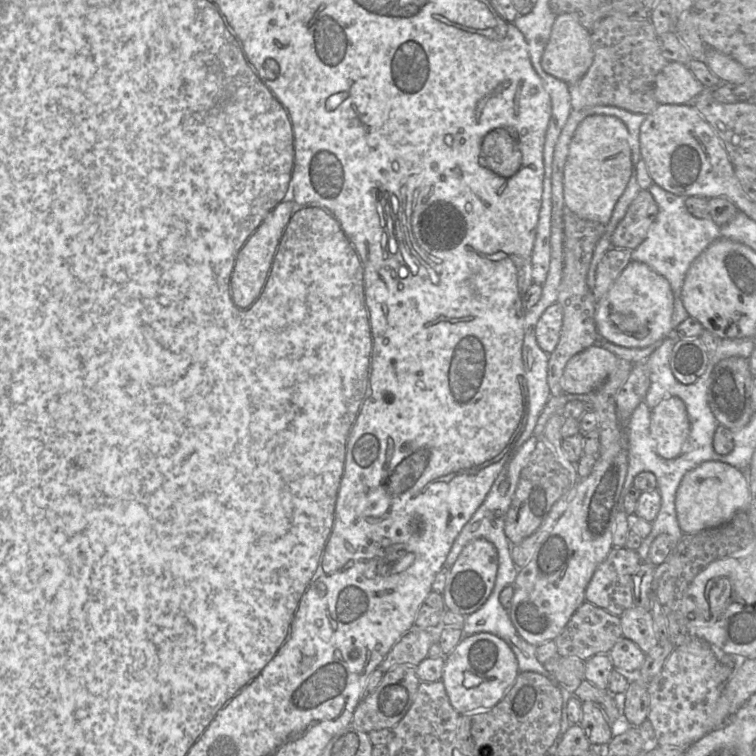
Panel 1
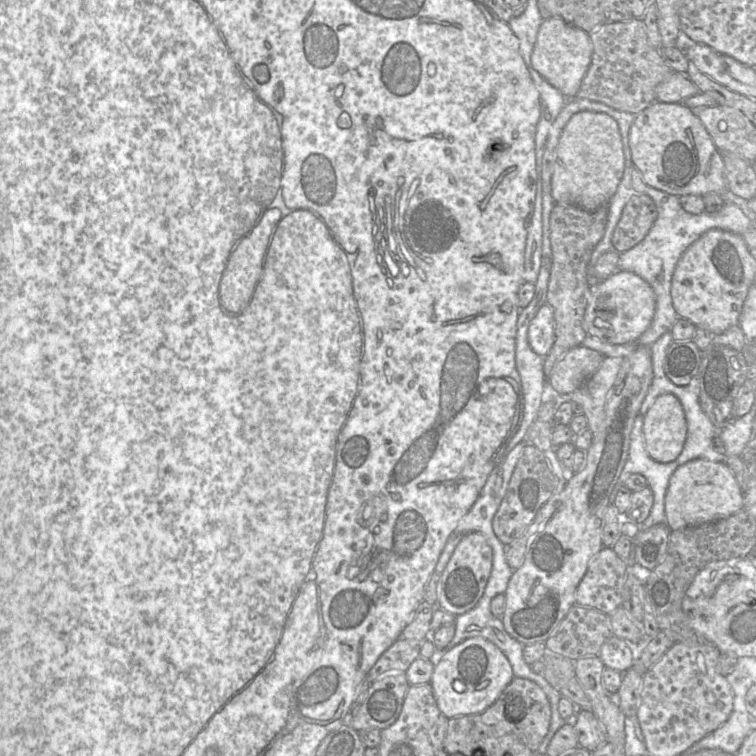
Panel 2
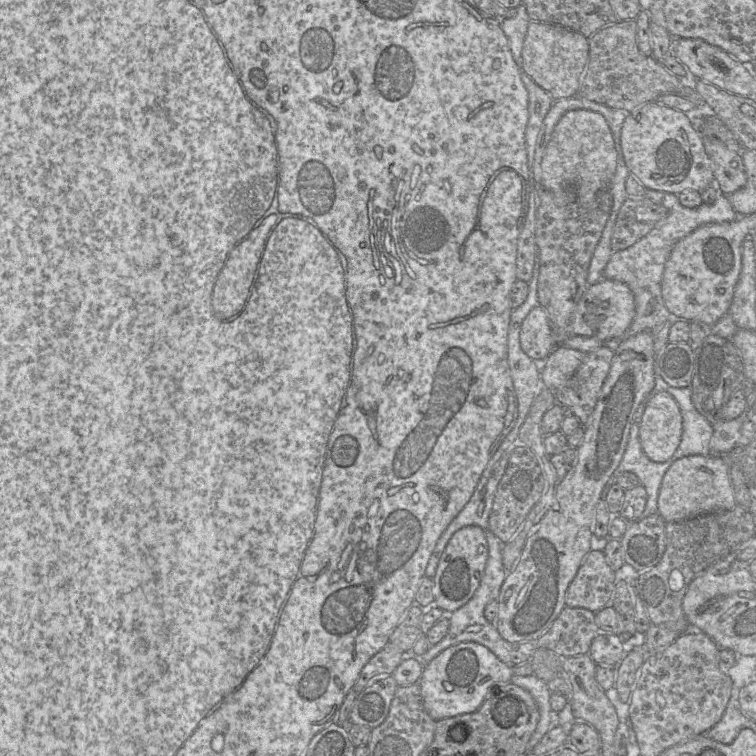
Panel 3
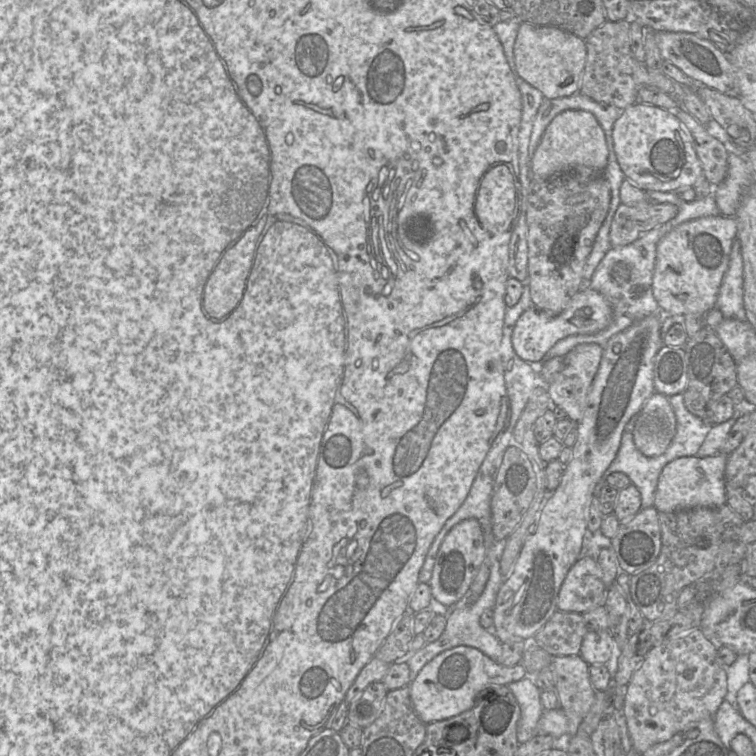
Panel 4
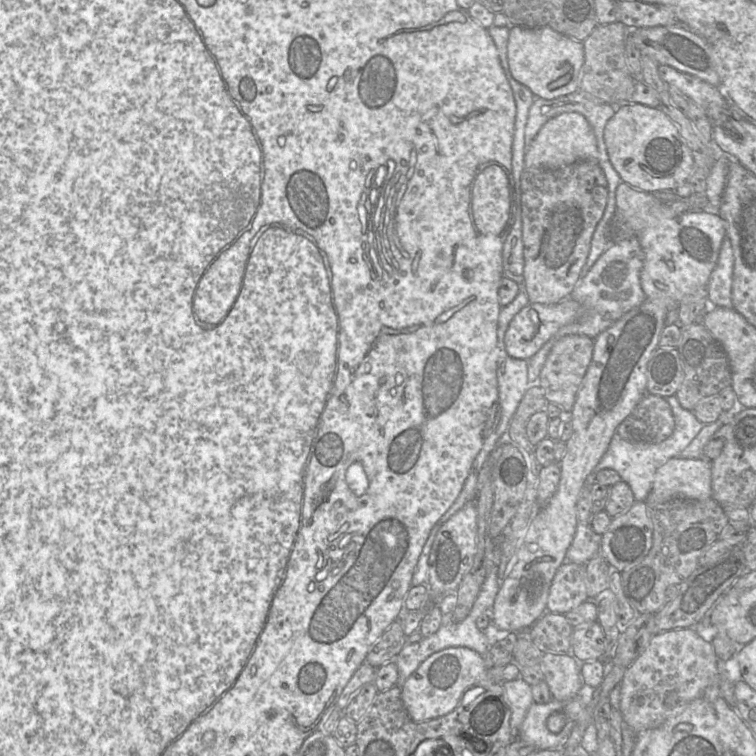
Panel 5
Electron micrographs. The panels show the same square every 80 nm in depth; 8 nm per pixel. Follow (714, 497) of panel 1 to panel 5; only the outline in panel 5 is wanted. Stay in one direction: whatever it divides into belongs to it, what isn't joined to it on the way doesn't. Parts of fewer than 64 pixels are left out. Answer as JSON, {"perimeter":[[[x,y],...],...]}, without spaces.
{"perimeter":[[[671,458],[655,475],[649,502],[664,503],[676,498],[712,499],[712,471],[708,459]]]}

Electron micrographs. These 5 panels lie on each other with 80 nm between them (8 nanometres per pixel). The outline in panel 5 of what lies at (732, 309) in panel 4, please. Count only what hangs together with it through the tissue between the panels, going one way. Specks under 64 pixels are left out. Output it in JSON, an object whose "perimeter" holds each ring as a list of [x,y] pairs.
{"perimeter":[[[725,237],[716,267],[712,271],[706,287],[706,297],[712,307],[733,309],[731,301],[732,274],[733,253],[730,240]]]}

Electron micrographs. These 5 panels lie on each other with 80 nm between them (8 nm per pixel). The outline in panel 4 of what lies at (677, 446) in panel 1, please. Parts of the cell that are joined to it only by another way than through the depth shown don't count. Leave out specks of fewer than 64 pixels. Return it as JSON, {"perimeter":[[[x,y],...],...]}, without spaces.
{"perimeter":[[[654,392],[643,404],[633,430],[637,449],[647,457],[662,455],[676,433],[676,417],[668,397]]]}

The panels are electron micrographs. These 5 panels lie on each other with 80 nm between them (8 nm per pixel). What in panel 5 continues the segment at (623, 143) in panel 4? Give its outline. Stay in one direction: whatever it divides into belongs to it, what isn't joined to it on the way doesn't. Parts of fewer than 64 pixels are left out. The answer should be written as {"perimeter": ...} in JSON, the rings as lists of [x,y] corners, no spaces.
{"perimeter":[[[621,103],[605,126],[604,141],[610,162],[621,182],[644,192],[672,189],[687,182],[695,167],[692,152],[676,125],[658,107]]]}

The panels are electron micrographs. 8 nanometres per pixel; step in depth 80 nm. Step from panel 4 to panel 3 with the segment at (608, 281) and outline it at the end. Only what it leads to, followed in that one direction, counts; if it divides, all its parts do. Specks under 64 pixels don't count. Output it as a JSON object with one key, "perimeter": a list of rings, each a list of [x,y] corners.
{"perimeter":[[[646,189],[645,195],[656,204],[662,205],[668,210],[667,217],[657,223],[652,230],[632,246],[614,251],[610,256],[604,271],[603,278],[615,280],[628,286],[634,295],[635,316],[634,319],[622,335],[622,338],[612,338],[607,341],[601,341],[595,337],[571,336],[563,344],[565,347],[579,350],[584,353],[590,353],[601,346],[610,348],[612,351],[620,342],[636,333],[657,331],[666,321],[673,317],[667,310],[661,292],[661,281],[664,272],[665,263],[675,246],[675,244],[700,226],[730,222],[739,217],[734,211],[727,196],[718,191],[718,197],[714,203],[708,205],[701,203],[696,208],[686,208],[682,206],[673,193]]]}

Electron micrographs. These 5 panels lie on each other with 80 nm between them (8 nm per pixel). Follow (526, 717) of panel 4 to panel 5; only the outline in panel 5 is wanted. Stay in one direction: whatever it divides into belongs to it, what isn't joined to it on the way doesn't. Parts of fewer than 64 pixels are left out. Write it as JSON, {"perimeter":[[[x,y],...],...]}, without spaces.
{"perimeter":[[[523,679],[503,682],[507,703],[511,710],[511,730],[514,732],[514,740],[518,739],[519,728],[530,706],[534,703],[531,685]]]}

